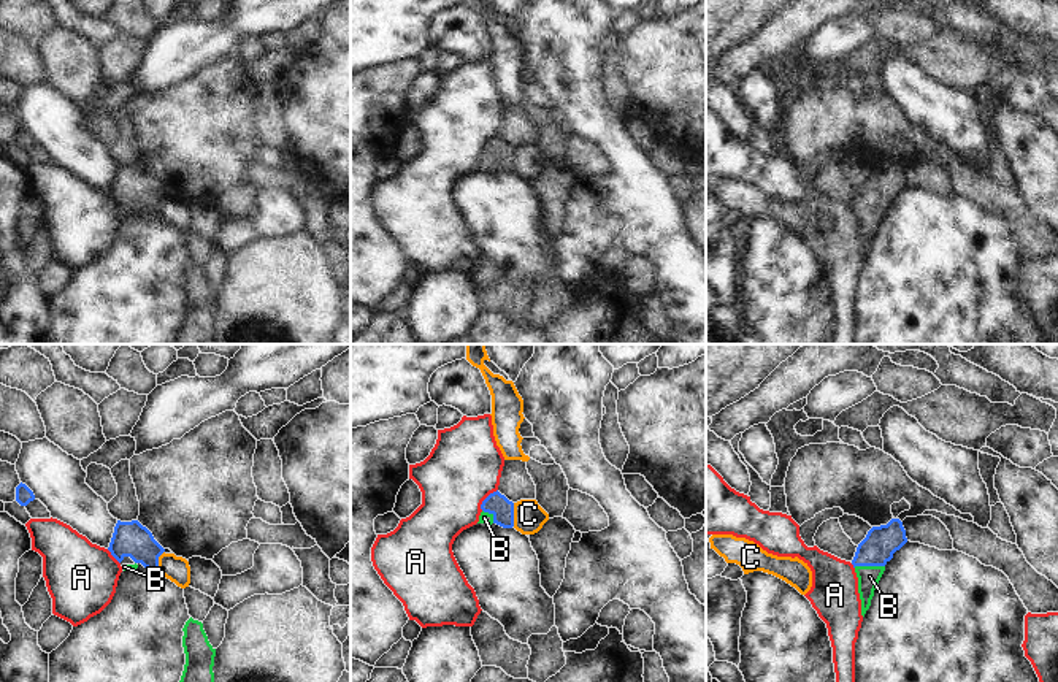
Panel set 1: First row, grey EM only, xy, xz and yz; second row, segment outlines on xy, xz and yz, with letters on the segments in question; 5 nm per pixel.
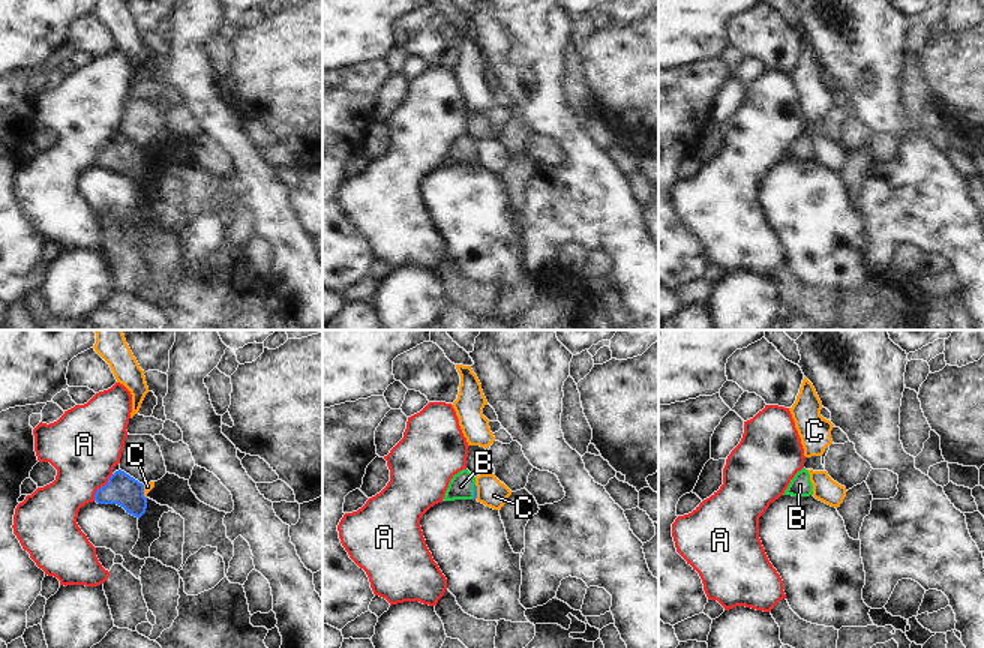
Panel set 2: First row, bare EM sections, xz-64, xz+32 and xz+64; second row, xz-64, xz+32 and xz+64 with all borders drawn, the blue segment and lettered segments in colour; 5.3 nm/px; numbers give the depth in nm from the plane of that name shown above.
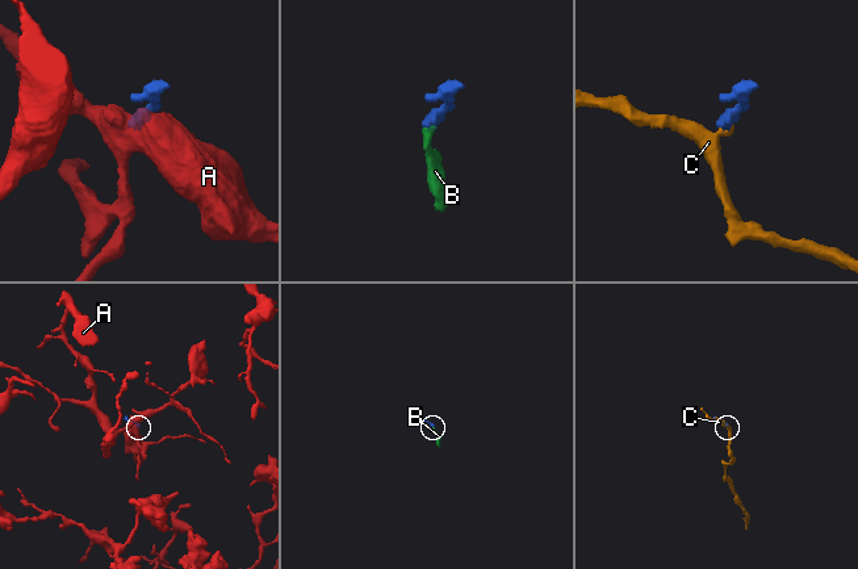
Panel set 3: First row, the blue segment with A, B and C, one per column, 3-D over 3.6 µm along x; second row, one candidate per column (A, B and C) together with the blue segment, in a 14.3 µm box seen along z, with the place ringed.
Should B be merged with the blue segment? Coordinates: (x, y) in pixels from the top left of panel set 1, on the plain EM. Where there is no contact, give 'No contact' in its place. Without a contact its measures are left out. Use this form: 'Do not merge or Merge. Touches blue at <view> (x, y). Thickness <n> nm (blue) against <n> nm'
Merge. Touches blue at yz (868, 210). Thickness 170 nm (blue) against 110 nm.

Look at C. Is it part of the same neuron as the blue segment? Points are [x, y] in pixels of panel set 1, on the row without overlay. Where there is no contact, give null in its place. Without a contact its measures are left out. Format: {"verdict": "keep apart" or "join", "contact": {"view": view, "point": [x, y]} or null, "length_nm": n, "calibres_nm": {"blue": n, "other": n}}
{"verdict": "keep apart", "contact": {"view": "xz", "point": [513, 159]}, "length_nm": 120, "calibres_nm": {"blue": 110, "other": 160}}

